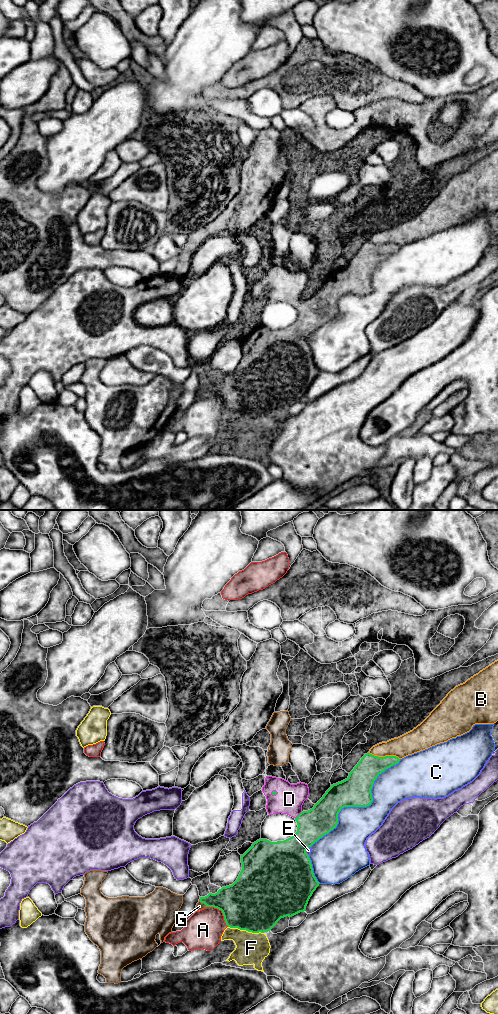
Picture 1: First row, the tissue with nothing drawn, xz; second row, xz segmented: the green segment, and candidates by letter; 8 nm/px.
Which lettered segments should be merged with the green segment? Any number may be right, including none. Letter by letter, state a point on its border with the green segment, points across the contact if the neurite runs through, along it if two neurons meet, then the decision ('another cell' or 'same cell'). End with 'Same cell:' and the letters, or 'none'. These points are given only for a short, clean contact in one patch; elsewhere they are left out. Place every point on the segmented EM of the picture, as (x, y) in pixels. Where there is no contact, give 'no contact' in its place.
A: xz (221, 910) | along xz (206, 906), (218, 908), (222, 913), (224, 922), (228, 926) | another cell
B: xz (385, 756) | same cell
C: xz (359, 806) | another cell
D: xz (298, 815) | same cell
E: xz (305, 851) | another cell
F: xz (246, 930) | another cell
G: xz (202, 902) | another cell
Same cell: B, D

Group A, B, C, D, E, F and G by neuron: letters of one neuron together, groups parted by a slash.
A / B D / C / E / F / G

